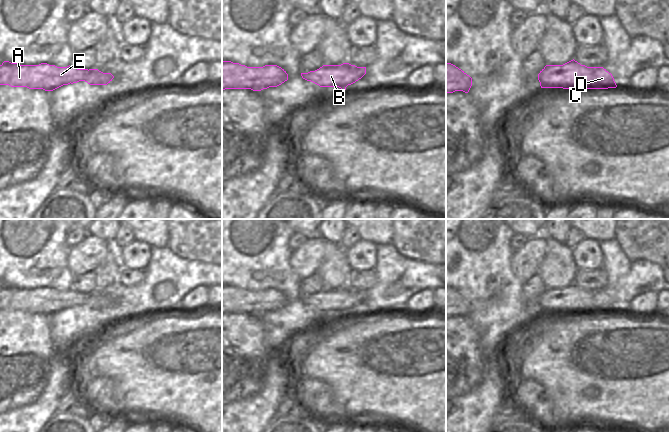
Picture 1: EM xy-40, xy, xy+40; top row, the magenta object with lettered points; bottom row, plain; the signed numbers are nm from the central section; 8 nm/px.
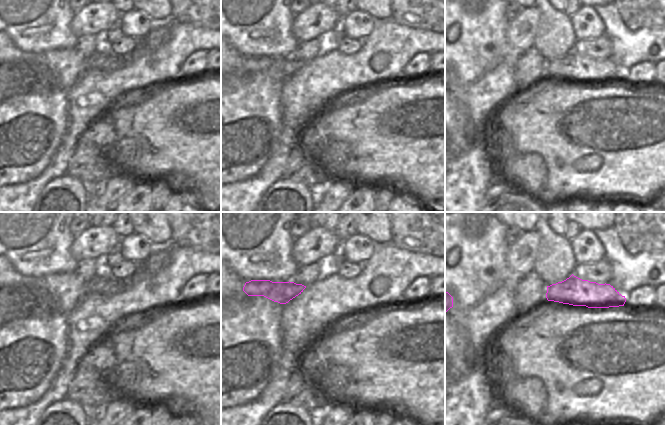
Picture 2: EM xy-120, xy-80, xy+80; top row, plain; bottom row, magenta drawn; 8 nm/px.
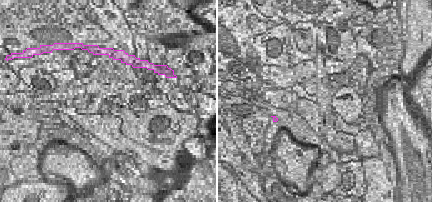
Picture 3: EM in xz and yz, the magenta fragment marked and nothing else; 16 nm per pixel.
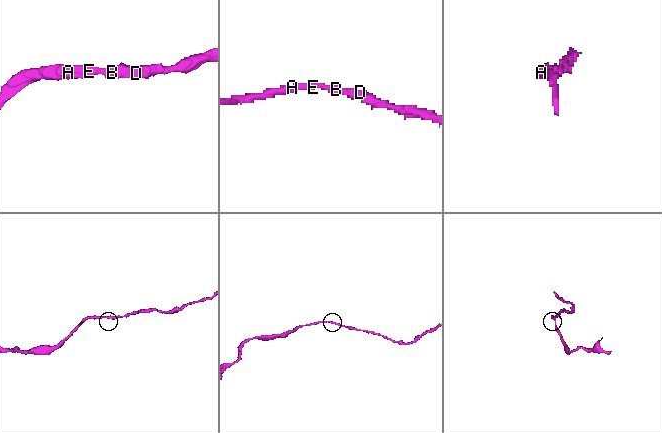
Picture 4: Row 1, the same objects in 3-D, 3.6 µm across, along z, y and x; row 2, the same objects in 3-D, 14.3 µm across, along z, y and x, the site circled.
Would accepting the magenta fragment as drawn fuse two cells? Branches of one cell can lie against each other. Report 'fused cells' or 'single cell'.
single cell

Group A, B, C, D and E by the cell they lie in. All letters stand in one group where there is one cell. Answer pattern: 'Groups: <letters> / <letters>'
Groups: A B C D E

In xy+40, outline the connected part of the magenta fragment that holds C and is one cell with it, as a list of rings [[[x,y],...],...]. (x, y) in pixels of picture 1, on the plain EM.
[[[574,283],[563,289],[546,289],[538,298],[541,312],[608,313],[617,309],[603,291],[587,291]]]

